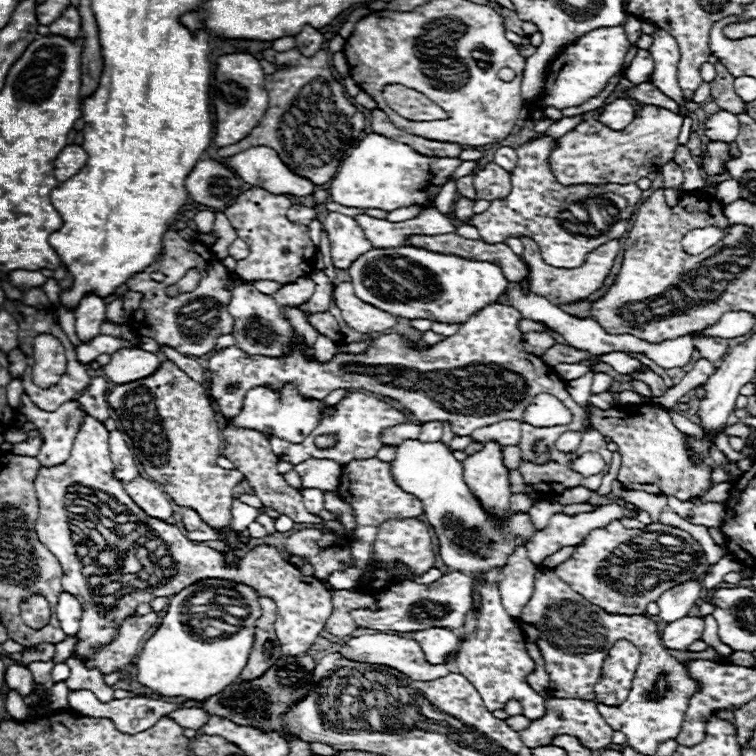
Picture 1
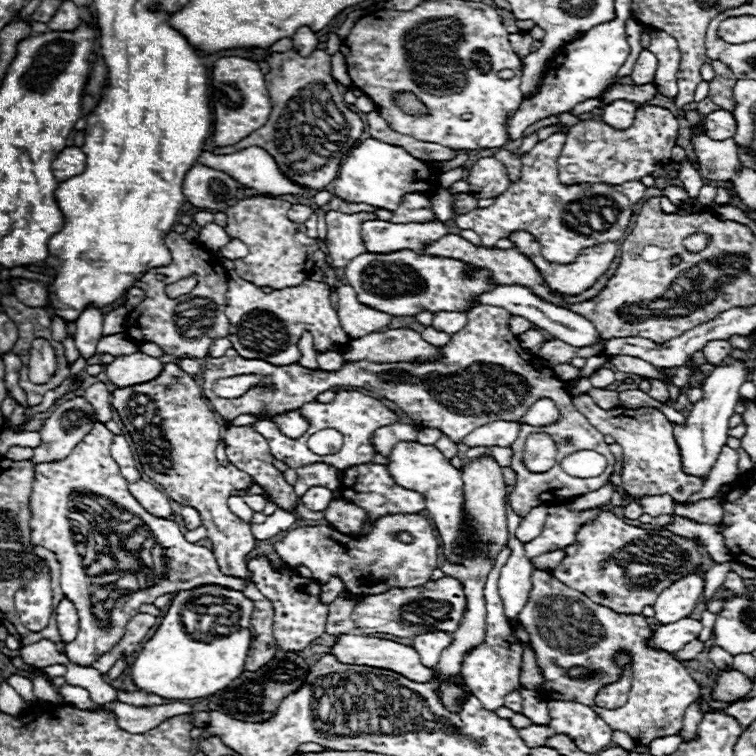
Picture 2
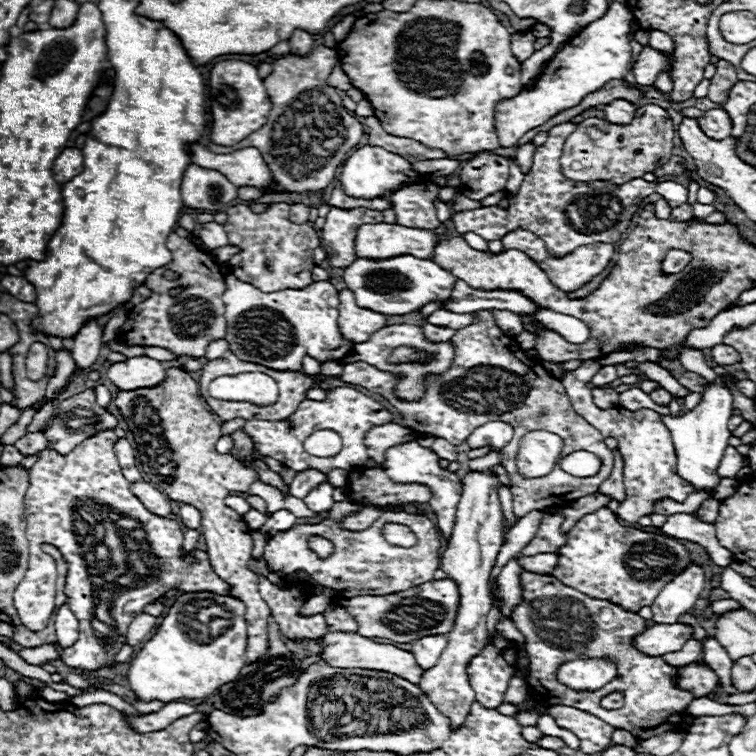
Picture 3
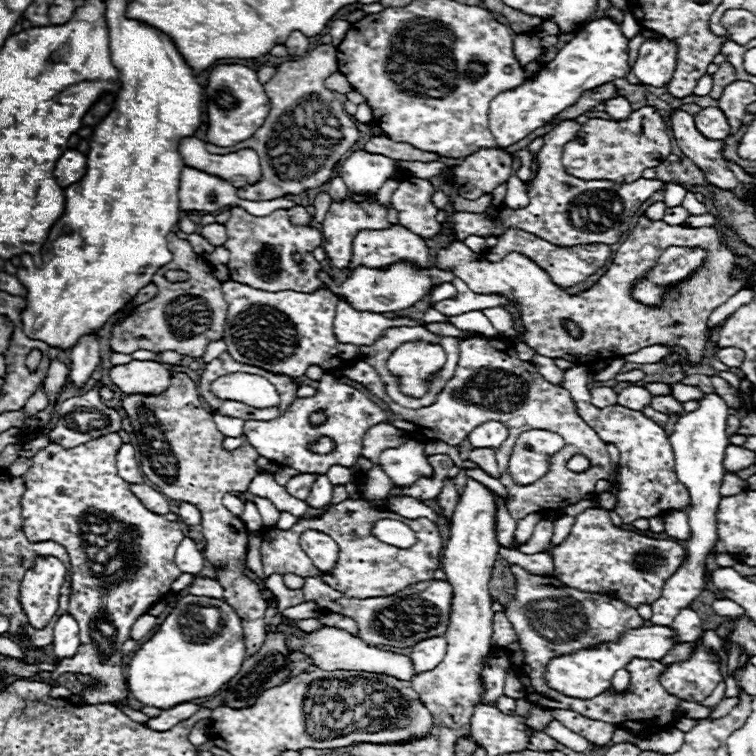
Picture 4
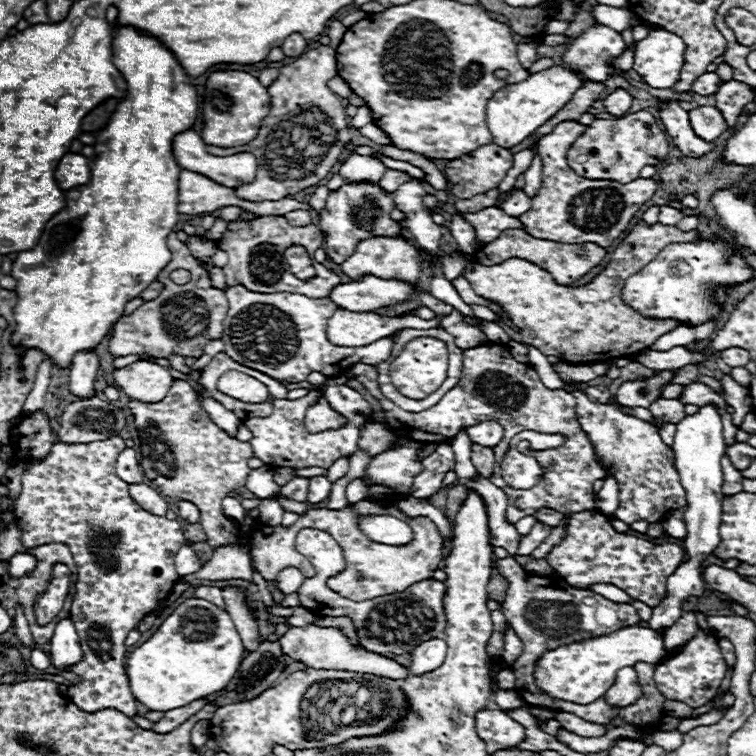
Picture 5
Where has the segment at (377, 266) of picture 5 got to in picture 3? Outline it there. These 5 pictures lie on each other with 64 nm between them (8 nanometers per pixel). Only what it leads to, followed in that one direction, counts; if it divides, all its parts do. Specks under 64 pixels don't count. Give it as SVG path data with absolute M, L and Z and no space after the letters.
M362 224L356 234L358 258L392 258L412 254L416 258L430 258L436 244L434 230L406 228L400 224Z

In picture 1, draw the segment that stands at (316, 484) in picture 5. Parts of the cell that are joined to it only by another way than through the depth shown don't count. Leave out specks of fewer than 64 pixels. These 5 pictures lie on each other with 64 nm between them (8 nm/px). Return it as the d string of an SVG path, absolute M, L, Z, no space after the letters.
M306 488L306 490L302 490L302 496L304 496L306 510L310 514L320 514L324 510L324 492L322 490Z

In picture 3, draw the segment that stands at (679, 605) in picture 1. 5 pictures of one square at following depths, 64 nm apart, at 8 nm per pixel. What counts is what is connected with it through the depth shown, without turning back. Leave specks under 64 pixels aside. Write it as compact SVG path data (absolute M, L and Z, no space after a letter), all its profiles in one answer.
M690 564L678 578L668 582L658 598L654 600L652 620L658 624L674 624L686 612L692 612L692 606L702 596L706 588L704 570L698 564Z

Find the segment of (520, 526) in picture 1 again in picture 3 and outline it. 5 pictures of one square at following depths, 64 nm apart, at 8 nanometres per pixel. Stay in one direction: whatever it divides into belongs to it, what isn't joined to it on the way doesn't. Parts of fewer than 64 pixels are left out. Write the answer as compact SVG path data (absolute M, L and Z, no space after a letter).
M416 440L398 444L398 446L392 446L392 448L386 452L386 460L384 460L382 466L384 466L386 474L388 474L394 482L398 482L398 484L424 484L424 486L430 486L432 498L430 498L428 504L430 504L430 508L432 508L432 514L436 516L436 526L440 528L442 536L444 536L446 542L448 542L450 536L452 536L454 520L456 520L456 506L458 506L460 494L462 494L462 484L460 484L458 474L440 468L440 456L434 454L430 448L420 446Z

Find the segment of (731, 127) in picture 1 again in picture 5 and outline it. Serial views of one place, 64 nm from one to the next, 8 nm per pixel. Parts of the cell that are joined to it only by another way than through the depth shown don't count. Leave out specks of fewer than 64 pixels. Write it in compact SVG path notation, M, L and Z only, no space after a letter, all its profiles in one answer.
M700 106L700 108L690 110L688 114L690 114L690 124L692 124L694 132L700 138L706 138L708 142L716 140L720 134L724 134L728 130L724 116L714 106Z

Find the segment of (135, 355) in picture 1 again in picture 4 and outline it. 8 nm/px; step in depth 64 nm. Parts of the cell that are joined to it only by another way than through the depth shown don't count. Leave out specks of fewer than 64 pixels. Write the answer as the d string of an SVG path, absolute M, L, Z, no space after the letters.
M132 360L112 366L108 374L124 394L158 394L170 384L170 372L154 360Z

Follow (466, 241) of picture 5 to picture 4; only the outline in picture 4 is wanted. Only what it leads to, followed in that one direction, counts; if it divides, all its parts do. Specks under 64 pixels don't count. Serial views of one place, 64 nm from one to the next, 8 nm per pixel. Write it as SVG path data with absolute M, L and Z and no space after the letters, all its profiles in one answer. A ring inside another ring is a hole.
M564 120L556 124L546 136L544 136L544 146L538 150L538 172L532 180L526 182L526 192L528 192L528 206L512 210L508 206L498 208L498 218L492 220L486 212L454 212L452 214L452 228L458 240L466 240L470 234L476 236L502 236L504 230L508 228L520 228L530 234L536 234L538 238L560 246L560 248L570 248L570 246L580 246L580 244L614 244L622 236L622 232L628 230L630 218L638 212L640 204L648 200L654 192L665 191L665 204L667 207L681 205L687 190L680 184L664 183L660 180L644 180L638 178L630 184L616 184L610 180L578 180L570 174L566 174L562 166L562 150L564 144L574 138L574 134L580 130L580 124L574 120ZM572 210L572 212L570 212ZM626 210L626 214L624 214ZM570 214L578 220L580 228L572 224ZM586 228L602 228L600 232L592 232Z

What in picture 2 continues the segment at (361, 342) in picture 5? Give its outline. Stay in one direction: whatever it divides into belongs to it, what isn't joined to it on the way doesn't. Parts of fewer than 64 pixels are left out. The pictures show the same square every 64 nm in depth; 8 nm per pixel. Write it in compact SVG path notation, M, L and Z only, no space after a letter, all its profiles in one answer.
M342 284L338 288L338 298L340 298L340 308L338 308L340 324L346 330L346 334L350 334L352 338L378 332L391 322L392 316L360 304L350 284Z

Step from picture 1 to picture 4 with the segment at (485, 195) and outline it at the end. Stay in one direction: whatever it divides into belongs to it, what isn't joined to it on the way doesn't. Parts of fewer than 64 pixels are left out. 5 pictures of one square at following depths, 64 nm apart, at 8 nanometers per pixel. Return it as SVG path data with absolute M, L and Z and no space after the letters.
M478 150L452 168L456 176L456 190L462 198L468 200L490 194L494 188L498 188L510 178L510 166L512 156L504 150Z

